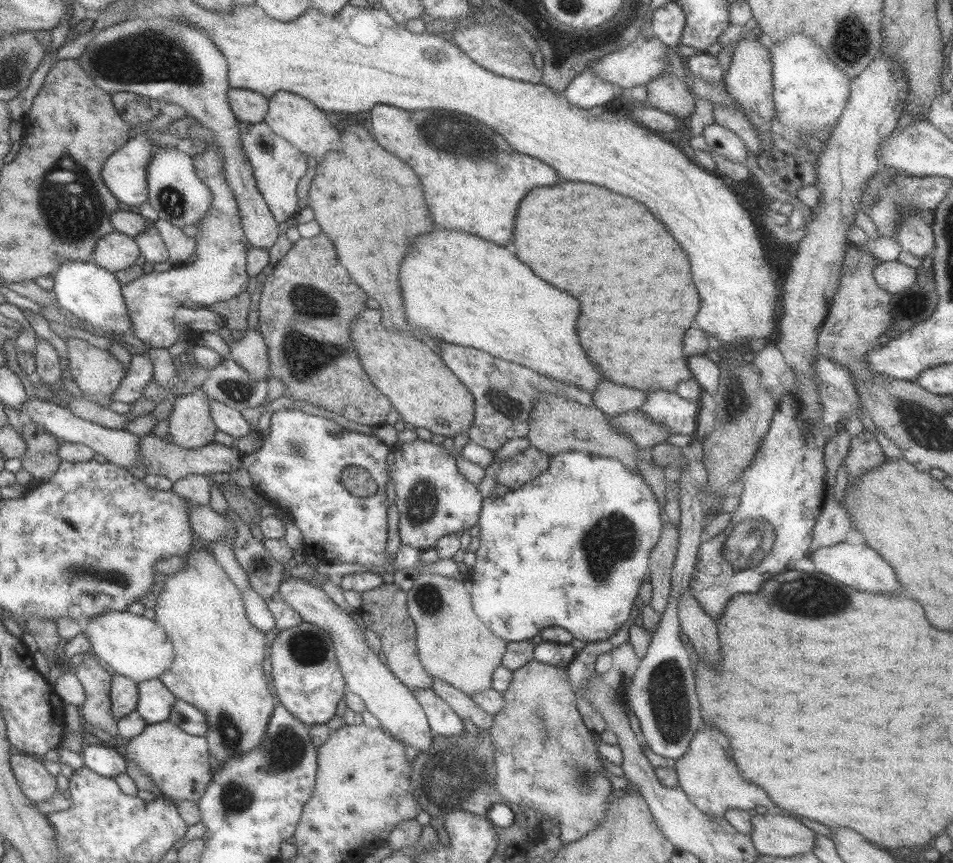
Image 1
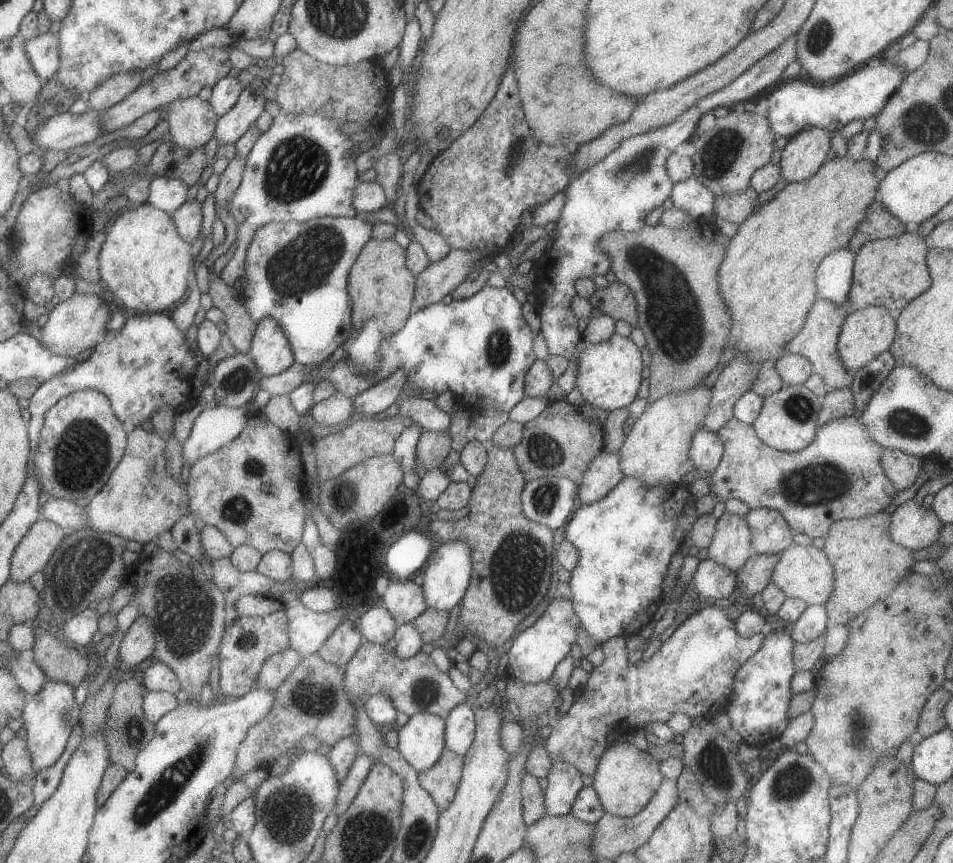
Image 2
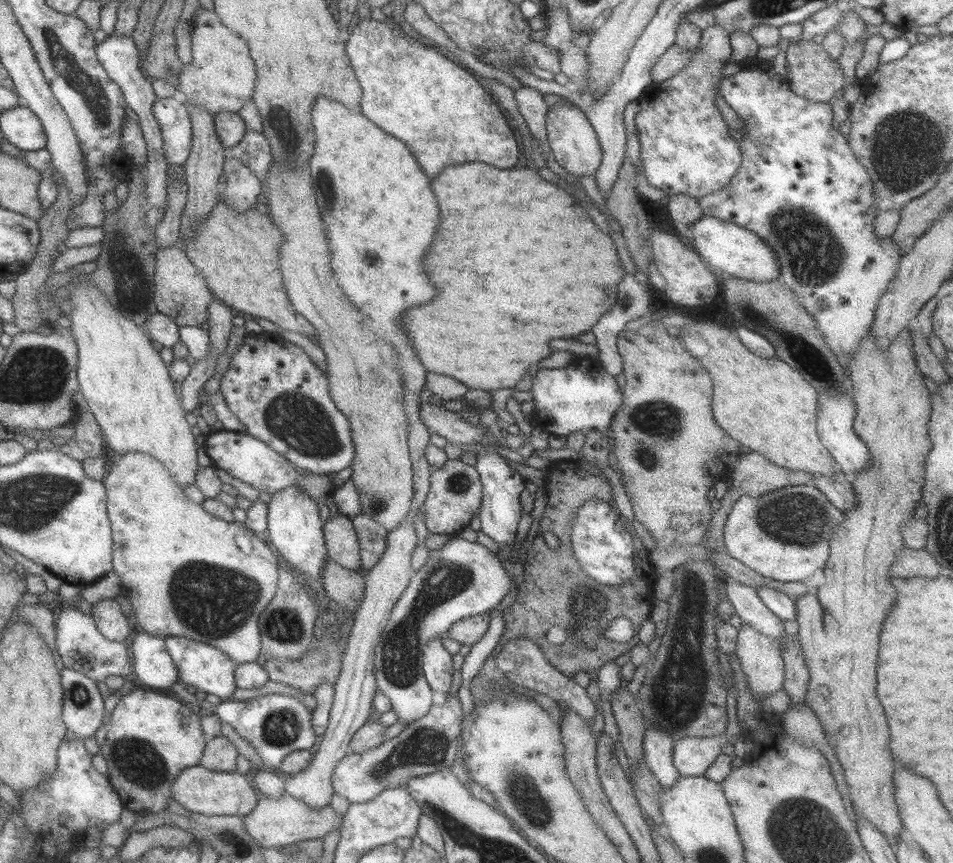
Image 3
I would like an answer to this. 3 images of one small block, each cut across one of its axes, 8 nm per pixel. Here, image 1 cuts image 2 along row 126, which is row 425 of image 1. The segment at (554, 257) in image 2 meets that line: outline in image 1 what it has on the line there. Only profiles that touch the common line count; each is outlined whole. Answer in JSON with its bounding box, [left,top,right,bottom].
[636,391,700,434]

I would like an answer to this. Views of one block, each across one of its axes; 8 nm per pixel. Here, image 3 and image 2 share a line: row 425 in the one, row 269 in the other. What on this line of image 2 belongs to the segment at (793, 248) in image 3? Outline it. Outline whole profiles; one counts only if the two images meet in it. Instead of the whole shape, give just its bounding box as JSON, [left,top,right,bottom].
[816,248,856,313]

